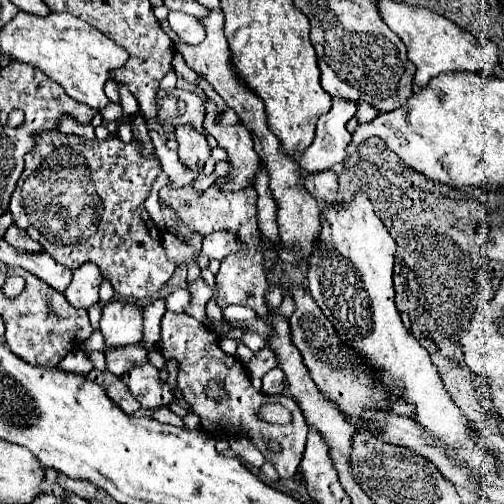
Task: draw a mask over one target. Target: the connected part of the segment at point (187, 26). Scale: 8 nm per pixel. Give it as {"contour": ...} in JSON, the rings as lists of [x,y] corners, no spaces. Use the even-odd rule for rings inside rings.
{"contour":[[[171,11],[169,17],[169,27],[181,37],[181,41],[189,43],[189,45],[195,45],[195,43],[201,43],[205,39],[205,31],[199,23],[199,19],[187,15],[187,13],[181,13],[181,11]]]}

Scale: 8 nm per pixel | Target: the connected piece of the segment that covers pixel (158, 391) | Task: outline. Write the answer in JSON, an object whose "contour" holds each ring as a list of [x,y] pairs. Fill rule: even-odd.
{"contour":[[[151,363],[133,367],[133,371],[121,375],[121,381],[143,409],[157,409],[175,401],[169,385],[159,385],[159,369]]]}

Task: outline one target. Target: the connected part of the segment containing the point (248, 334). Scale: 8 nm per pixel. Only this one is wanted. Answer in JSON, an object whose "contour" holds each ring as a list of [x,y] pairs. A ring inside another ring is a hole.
{"contour":[[[245,329],[245,337],[243,337],[243,341],[245,341],[245,345],[251,349],[251,351],[259,351],[261,347],[265,347],[265,337],[263,335],[259,335],[257,331],[253,331],[253,329]]]}

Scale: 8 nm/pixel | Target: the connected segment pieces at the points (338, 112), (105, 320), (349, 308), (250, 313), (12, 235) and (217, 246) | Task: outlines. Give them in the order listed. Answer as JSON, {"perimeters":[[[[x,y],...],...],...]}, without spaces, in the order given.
{"perimeters":[[[[333,97],[331,111],[319,117],[315,139],[299,159],[301,177],[305,177],[307,173],[333,169],[347,159],[345,147],[351,141],[351,133],[347,131],[345,125],[355,115],[355,111],[357,111],[355,101]]],[[[113,299],[103,307],[101,333],[107,347],[123,347],[141,343],[143,319],[141,307],[123,299]]],[[[355,193],[349,203],[321,207],[321,215],[321,231],[307,263],[307,285],[315,303],[333,323],[341,339],[357,349],[371,367],[381,371],[379,381],[393,389],[393,397],[403,397],[417,405],[417,423],[445,445],[459,449],[459,459],[463,459],[475,473],[485,475],[495,471],[495,455],[481,449],[469,437],[467,417],[443,389],[429,353],[401,323],[393,303],[393,263],[397,245],[387,227],[377,219],[369,197],[365,193]]],[[[229,305],[227,309],[223,309],[223,319],[227,319],[227,321],[247,321],[253,317],[257,317],[255,311],[249,307],[243,307],[243,305]]],[[[11,225],[11,227],[7,229],[5,241],[7,241],[9,245],[13,245],[15,249],[19,249],[19,251],[43,251],[43,247],[41,247],[37,241],[33,241],[33,239],[31,239],[23,229],[19,229],[17,225]]],[[[217,231],[213,235],[207,235],[203,239],[203,247],[201,247],[201,255],[207,255],[209,259],[223,259],[227,257],[233,249],[235,249],[235,235],[225,233],[225,231]]]]}

